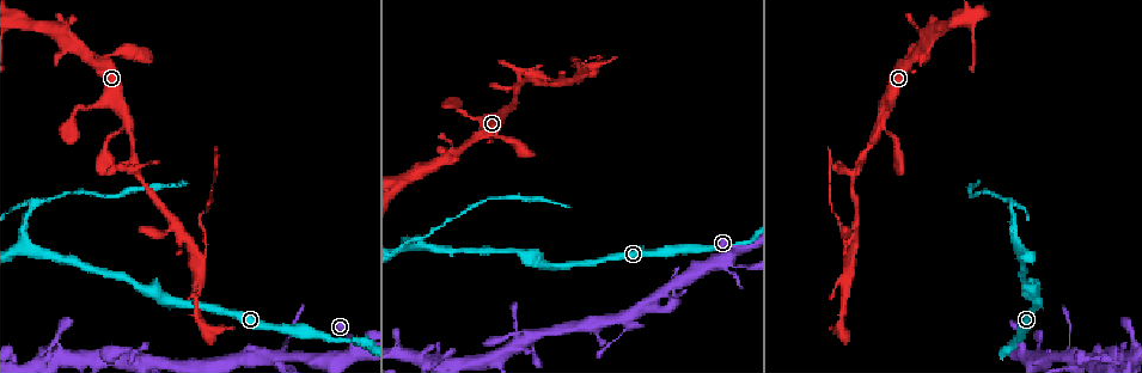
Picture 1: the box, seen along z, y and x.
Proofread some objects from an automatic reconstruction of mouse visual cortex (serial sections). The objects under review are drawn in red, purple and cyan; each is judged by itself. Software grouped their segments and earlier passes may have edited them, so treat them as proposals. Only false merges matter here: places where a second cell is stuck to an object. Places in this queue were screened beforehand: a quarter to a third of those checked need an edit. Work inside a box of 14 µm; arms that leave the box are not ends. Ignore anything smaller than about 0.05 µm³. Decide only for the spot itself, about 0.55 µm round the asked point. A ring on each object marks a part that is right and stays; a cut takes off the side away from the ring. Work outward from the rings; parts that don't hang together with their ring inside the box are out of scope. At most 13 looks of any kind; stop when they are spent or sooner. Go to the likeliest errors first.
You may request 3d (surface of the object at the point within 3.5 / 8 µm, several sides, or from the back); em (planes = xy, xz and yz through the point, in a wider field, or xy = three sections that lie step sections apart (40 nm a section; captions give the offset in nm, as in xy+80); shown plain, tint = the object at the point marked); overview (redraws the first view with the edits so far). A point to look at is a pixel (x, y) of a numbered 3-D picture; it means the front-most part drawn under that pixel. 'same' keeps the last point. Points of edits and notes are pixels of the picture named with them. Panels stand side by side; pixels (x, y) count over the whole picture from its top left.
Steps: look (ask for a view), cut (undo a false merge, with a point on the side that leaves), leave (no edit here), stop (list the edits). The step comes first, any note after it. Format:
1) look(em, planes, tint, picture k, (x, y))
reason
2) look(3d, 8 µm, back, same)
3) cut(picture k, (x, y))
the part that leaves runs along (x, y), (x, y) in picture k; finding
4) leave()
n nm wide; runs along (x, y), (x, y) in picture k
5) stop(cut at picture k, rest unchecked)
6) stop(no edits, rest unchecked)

look(3d, 8 µm, picture 1, (138, 173))
a fork

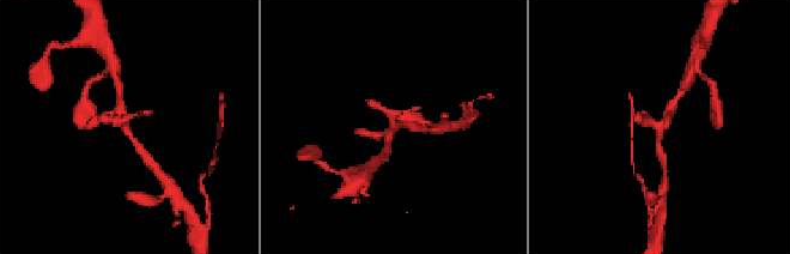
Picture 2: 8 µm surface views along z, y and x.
look(em, xy, step 5, tint, picture 2, (393, 123))
shape alone is not enough

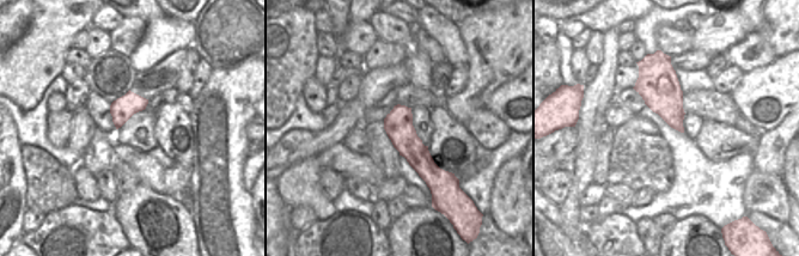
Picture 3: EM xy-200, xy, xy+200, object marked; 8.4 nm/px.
leave()
240 nm wide; runs along (120, 97), (126, 131), (144, 155) in picture 2; all the same cell

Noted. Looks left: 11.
look(3d, 3.5 µm, picture 1, (196, 253))
thick turns thin

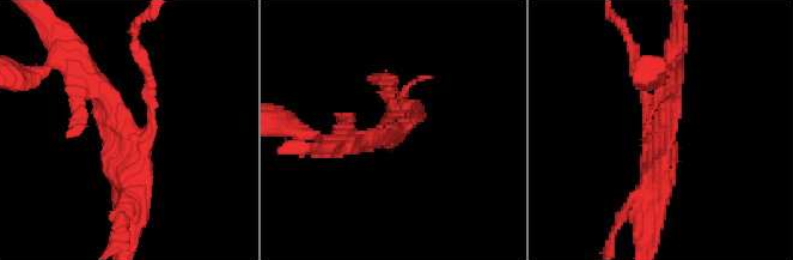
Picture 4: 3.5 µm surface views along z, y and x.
look(em, xy, step 3, tint, picture 4, (132, 133))

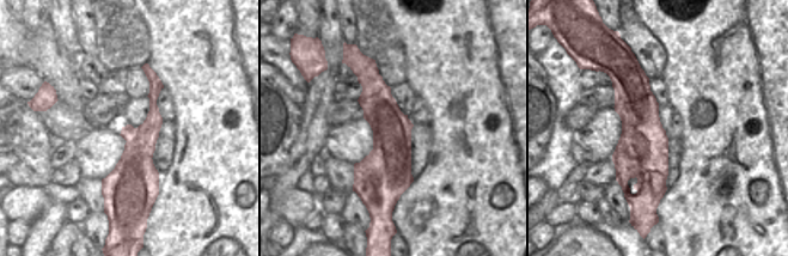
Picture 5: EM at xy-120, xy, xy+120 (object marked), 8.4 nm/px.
cut(picture 4, (150, 80))
340 nm wide; the part that leaves runs along (150, 122), (135, 30) in picture 4; a second cell is stuck on

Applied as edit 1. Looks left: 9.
look(overview)

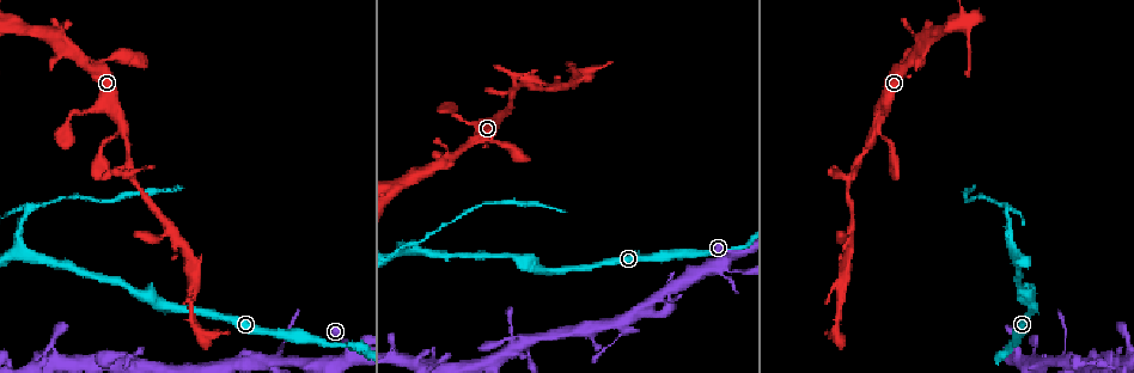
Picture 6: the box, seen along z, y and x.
look(em, xy, step 1, tint, picture 6, (734, 269))
abrupt turn

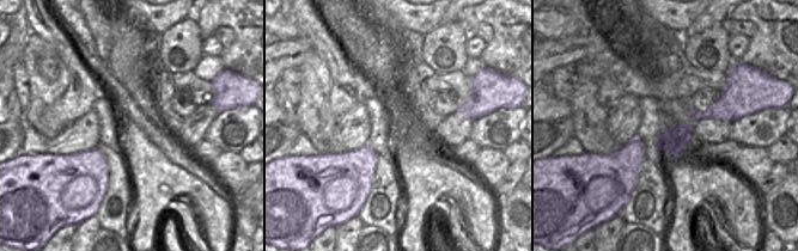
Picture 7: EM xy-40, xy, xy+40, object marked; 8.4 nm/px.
look(3d, 3.5 µm, same)
see where the arms go

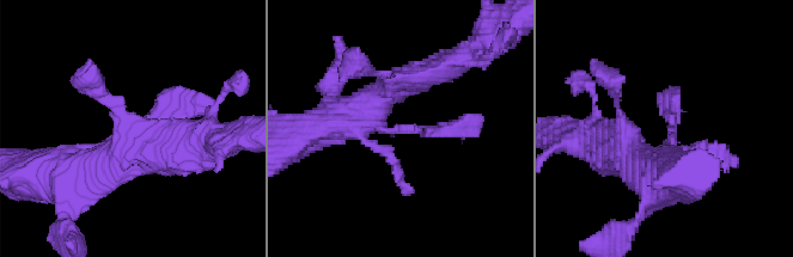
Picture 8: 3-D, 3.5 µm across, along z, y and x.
leave()
arms of 200, 400 nm; runs along (725, 103), (658, 146) in picture 7; all the same cell

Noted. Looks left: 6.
look(3d, 8 µm, picture 6, (531, 263))
branch point

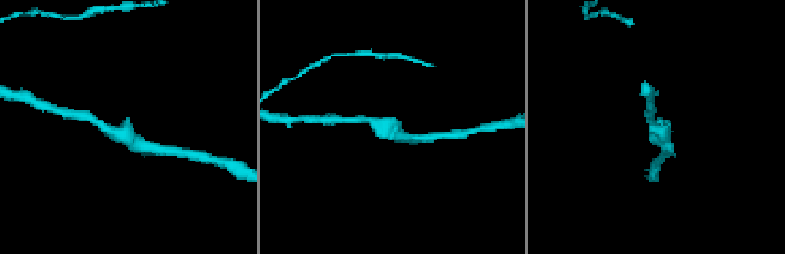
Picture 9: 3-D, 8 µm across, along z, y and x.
look(em, xy, step 2, tint, picture 9, (124, 132))

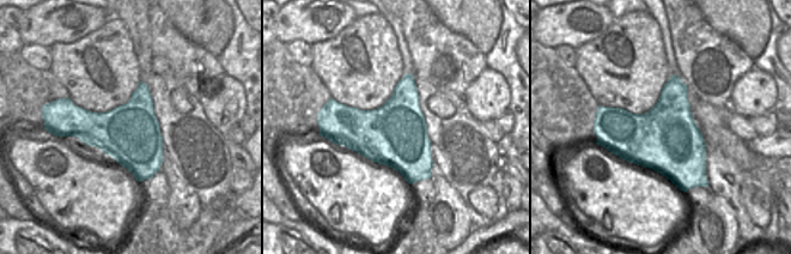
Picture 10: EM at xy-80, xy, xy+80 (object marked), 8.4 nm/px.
leave()
runs along (153, 149), (96, 121) in picture 9; continuous, no second cell

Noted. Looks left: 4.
look(3d, 8 µm, picture 6, (37, 262))
three arms meet

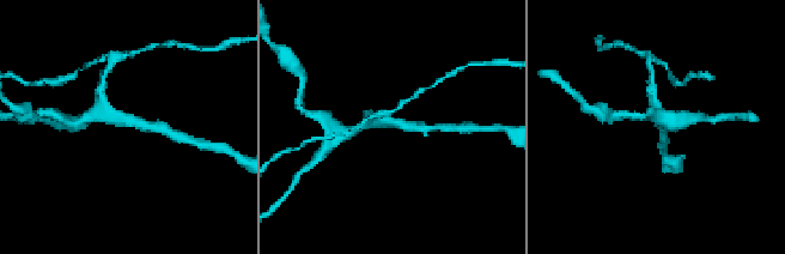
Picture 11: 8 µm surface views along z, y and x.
look(em, xy, step 3, tint, picture 11, (124, 122))
3 arms; arms of 250, 250, 250 nm

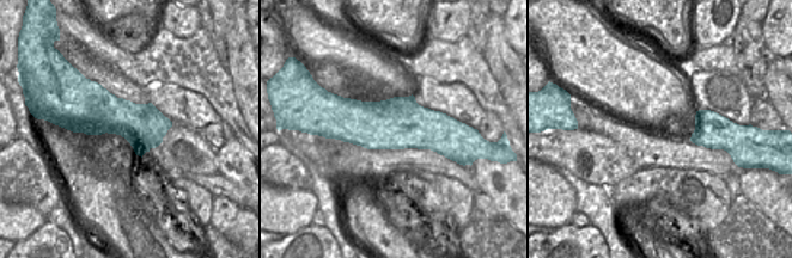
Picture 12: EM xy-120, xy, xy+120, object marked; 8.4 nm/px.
leave()
runs along (159, 128), (126, 122), (102, 98) in picture 11; all the same cell

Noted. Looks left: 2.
stop(cut at picture 4, rest unchecked)

